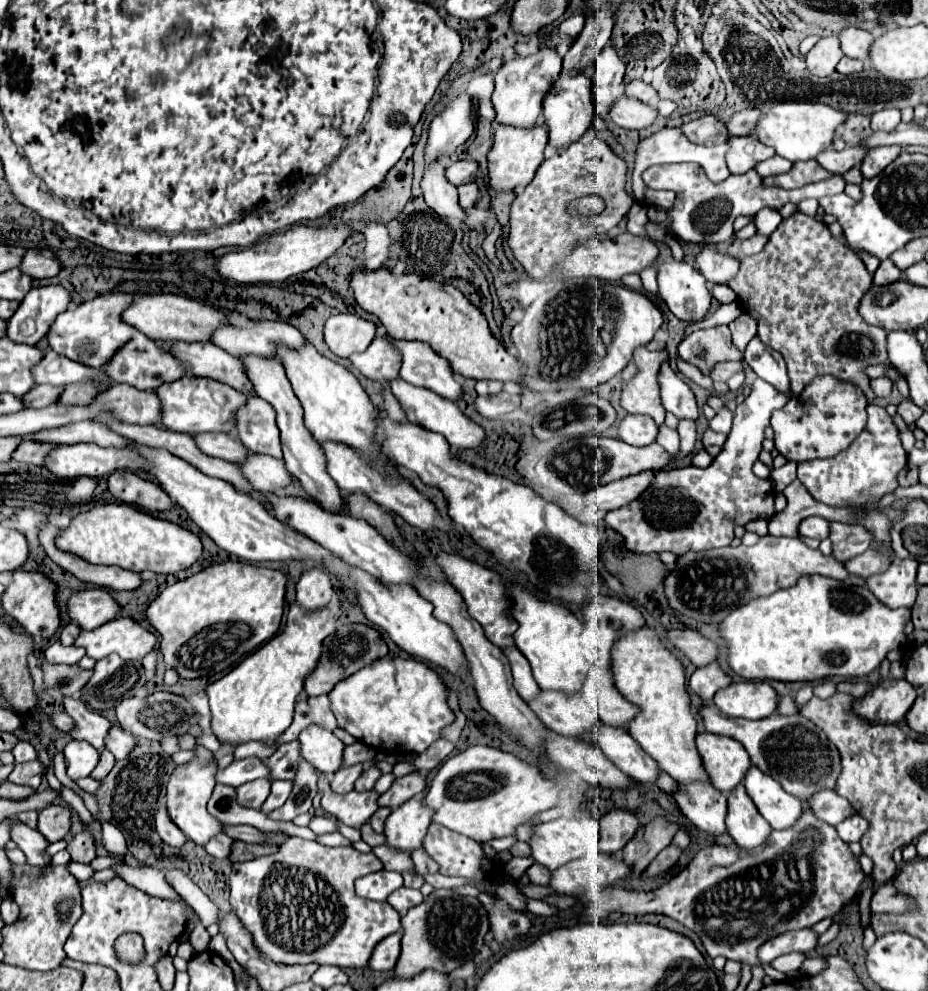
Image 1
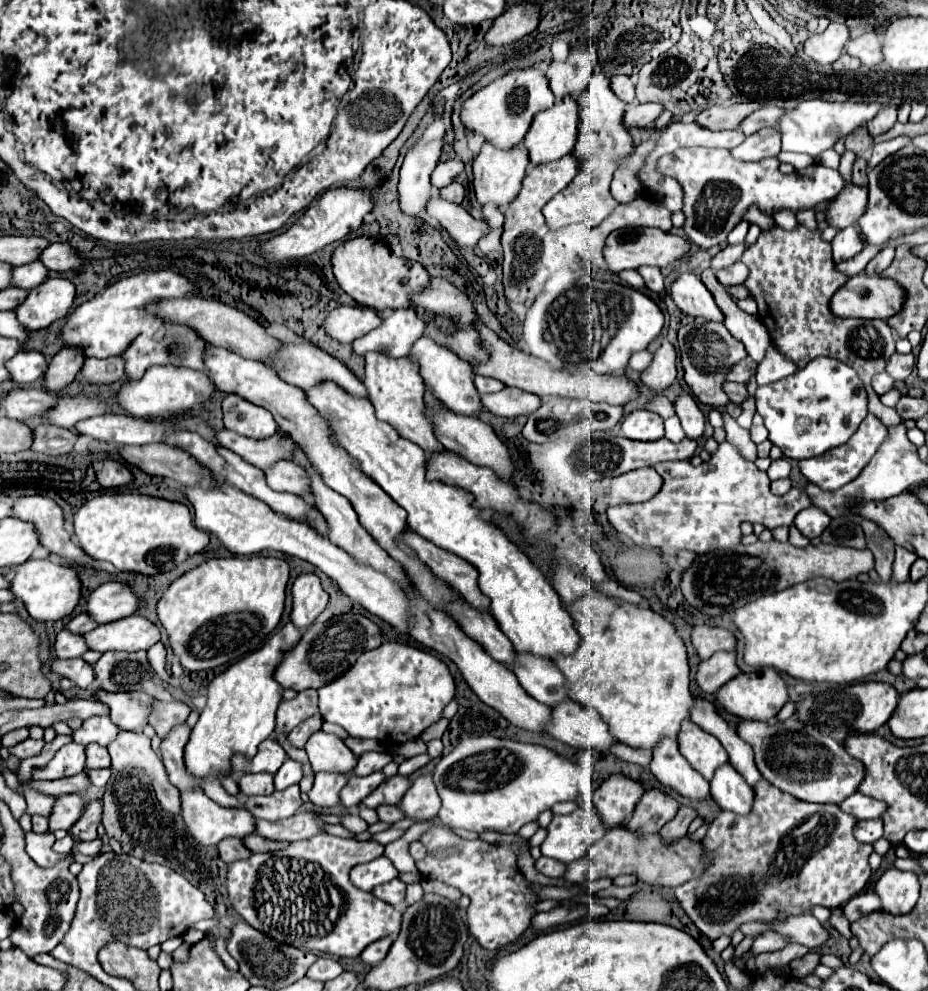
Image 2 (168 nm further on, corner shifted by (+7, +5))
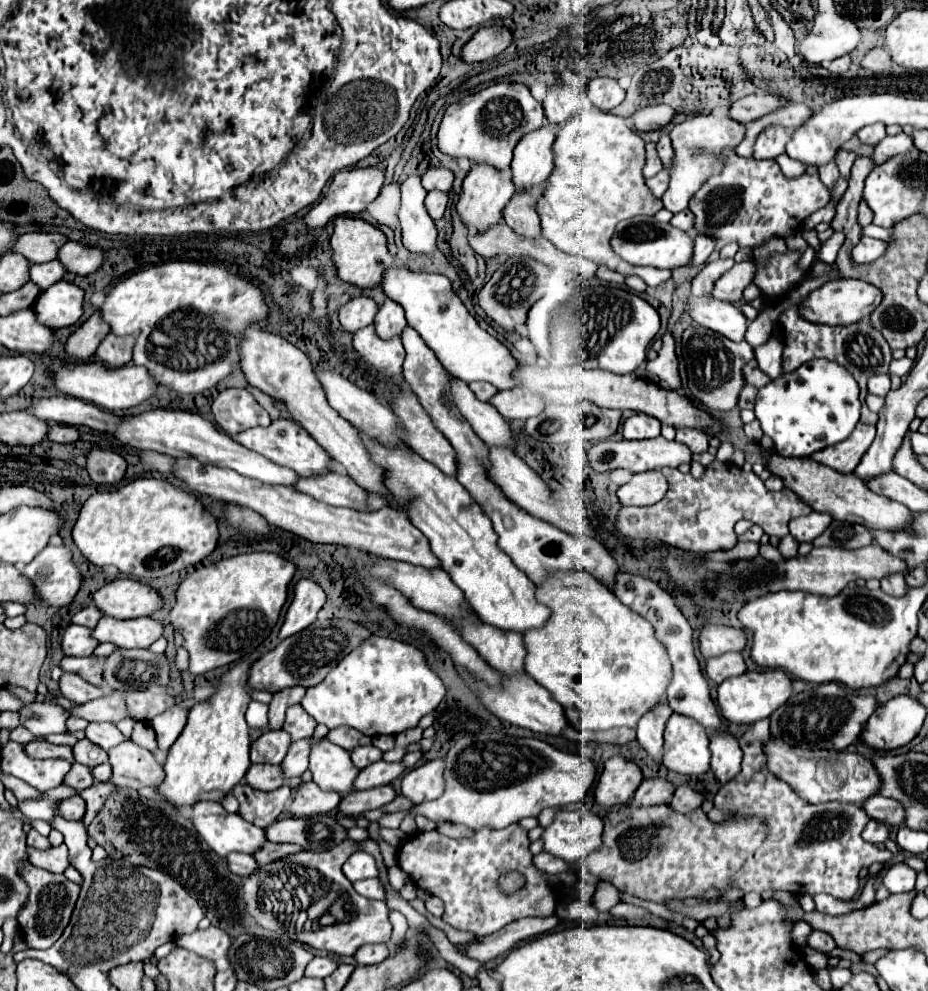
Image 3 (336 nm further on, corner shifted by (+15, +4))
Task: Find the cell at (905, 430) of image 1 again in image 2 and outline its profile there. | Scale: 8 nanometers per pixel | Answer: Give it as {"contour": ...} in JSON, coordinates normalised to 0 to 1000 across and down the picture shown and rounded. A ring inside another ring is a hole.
{"contour":[[[835,226],[820,232],[816,244],[801,254],[798,264],[807,270],[801,289],[816,305],[818,323],[827,331],[835,351],[855,363],[859,371],[867,371],[870,365],[880,359],[895,359],[921,371],[936,400],[936,416],[941,416],[956,432],[969,430],[971,420],[967,414],[949,408],[947,400],[939,392],[939,381],[945,375],[952,375],[954,365],[964,355],[962,333],[956,325],[904,321],[895,315],[893,305],[898,295],[904,293],[915,279],[902,272],[895,246],[885,240],[885,232],[874,232],[865,226],[859,226],[855,232],[844,232]]]}

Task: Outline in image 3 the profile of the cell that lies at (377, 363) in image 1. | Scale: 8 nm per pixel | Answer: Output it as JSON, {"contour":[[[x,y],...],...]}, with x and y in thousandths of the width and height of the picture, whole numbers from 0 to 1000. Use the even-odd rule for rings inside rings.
{"contour":[[[415,302],[415,306],[408,310],[408,316],[404,318],[406,338],[411,338],[411,342],[421,342],[423,338],[432,338],[436,328],[439,322],[434,310],[423,302]]]}

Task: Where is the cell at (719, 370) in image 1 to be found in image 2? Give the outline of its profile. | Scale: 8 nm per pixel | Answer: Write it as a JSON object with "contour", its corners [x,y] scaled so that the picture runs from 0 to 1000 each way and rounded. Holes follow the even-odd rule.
{"contour":[[[805,359],[801,361],[798,365],[794,365],[792,369],[786,371],[783,375],[783,383],[790,383],[790,385],[805,385],[809,381],[809,377],[814,377],[816,373],[816,367]]]}

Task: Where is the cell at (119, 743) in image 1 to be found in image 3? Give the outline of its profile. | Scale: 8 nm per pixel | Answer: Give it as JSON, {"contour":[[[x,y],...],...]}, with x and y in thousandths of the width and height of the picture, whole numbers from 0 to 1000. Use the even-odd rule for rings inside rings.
{"contour":[[[135,748],[117,758],[117,770],[122,774],[122,790],[126,794],[167,794],[178,784],[176,774],[169,770],[163,758],[150,754],[143,748]]]}

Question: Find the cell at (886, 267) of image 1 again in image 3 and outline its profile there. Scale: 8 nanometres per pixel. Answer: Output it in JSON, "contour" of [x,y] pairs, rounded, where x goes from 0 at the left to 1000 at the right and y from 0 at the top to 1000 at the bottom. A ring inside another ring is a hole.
{"contour":[[[928,239],[926,245],[919,249],[919,263],[921,265],[939,265],[954,255],[954,249],[956,249],[956,245],[949,241]]]}

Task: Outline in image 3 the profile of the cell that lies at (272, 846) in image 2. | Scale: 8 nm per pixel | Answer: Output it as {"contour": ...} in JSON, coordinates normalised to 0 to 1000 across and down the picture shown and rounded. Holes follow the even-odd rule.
{"contour":[[[288,849],[286,855],[281,859],[277,859],[277,863],[273,863],[273,865],[275,865],[275,869],[279,873],[288,873],[288,871],[301,869],[301,867],[311,865],[316,861],[322,861],[322,859],[327,859],[322,853],[298,853],[298,851],[290,851]]]}

